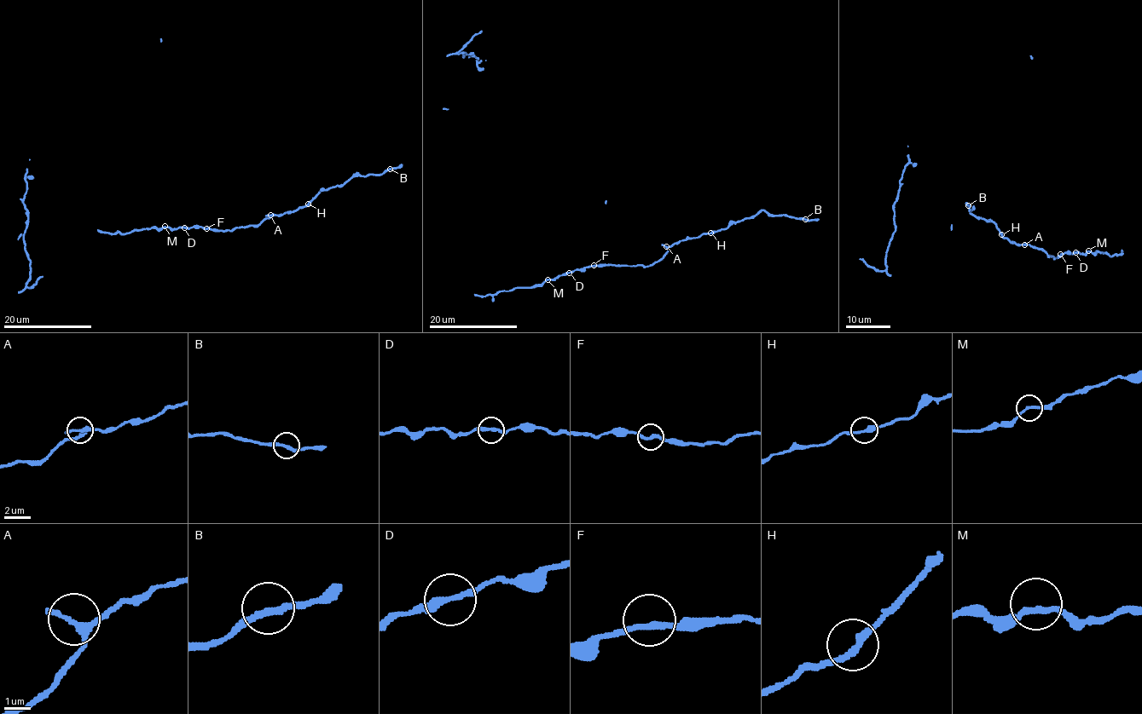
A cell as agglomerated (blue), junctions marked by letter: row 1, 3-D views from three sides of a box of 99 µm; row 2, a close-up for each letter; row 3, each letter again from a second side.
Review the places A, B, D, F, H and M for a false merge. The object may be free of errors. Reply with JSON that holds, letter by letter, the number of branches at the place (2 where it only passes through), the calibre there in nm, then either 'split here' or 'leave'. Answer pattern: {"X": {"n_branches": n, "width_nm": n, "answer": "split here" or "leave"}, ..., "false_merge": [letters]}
{"A": {"n_branches": 2, "width_nm": 260, "answer": "leave"}, "B": {"n_branches": 2, "width_nm": 240, "answer": "split here"}, "D": {"n_branches": 2, "width_nm": 240, "answer": "leave"}, "F": {"n_branches": 2, "width_nm": 220, "answer": "leave"}, "H": {"n_branches": 2, "width_nm": 260, "answer": "leave"}, "M": {"n_branches": 2, "width_nm": 200, "answer": "leave"}, "false_merge": ["B"]}

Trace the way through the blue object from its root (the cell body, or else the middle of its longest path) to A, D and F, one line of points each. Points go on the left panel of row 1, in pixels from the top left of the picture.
A: (163, 227), (202, 227), (233, 230), (259, 225), (273, 215), (270, 215)
D: (163, 227), (184, 227)
F: (163, 227), (206, 228)

